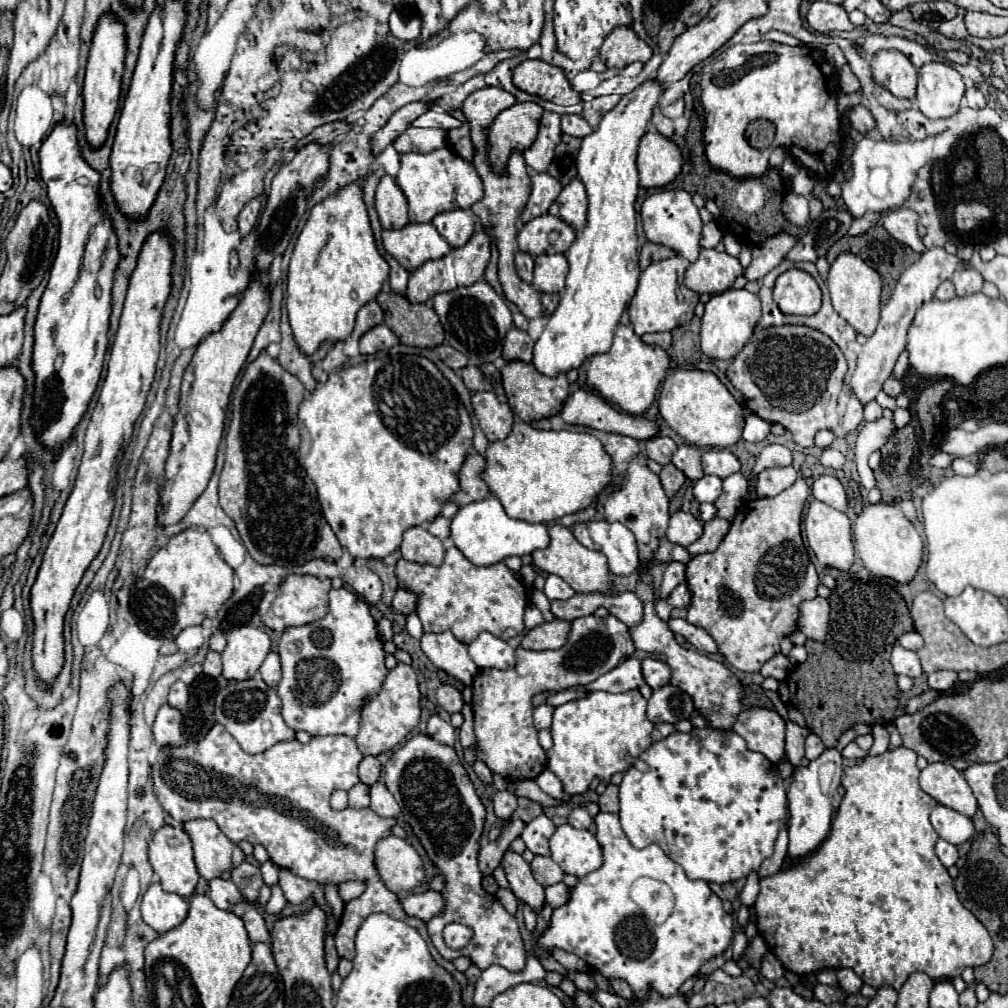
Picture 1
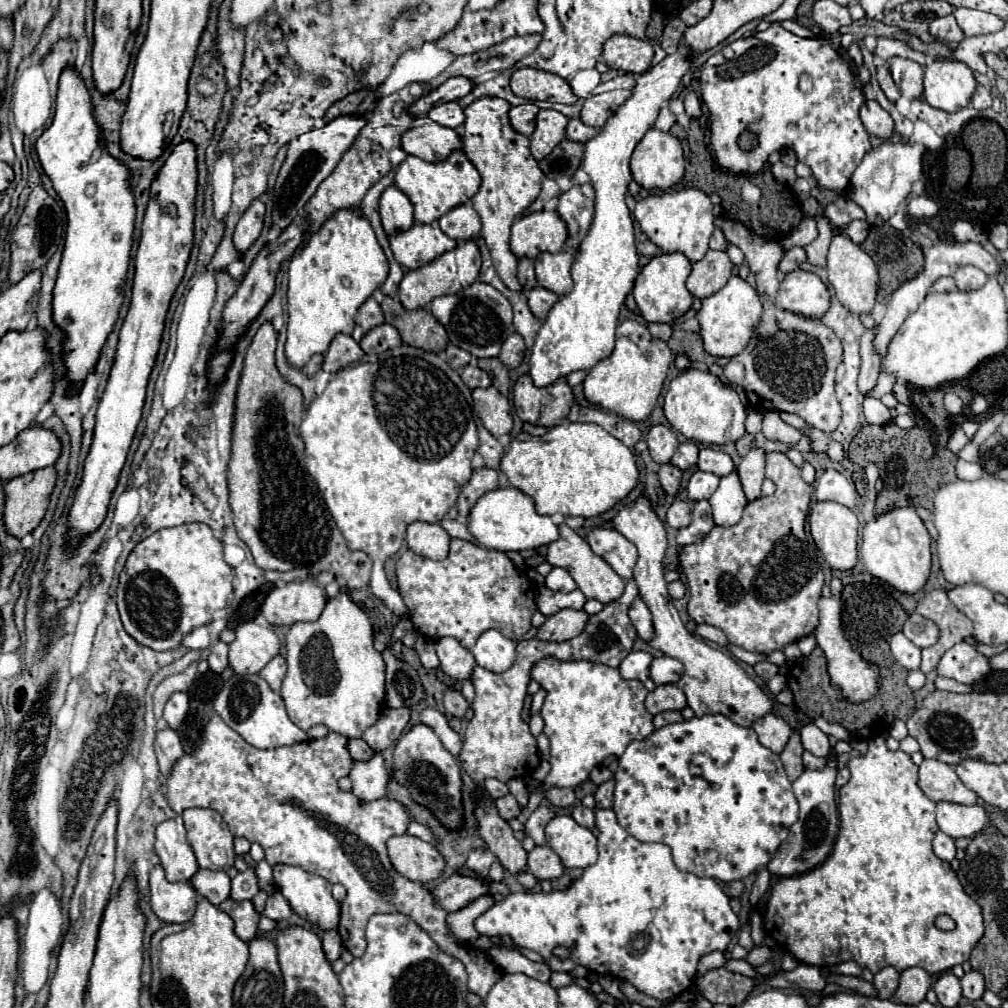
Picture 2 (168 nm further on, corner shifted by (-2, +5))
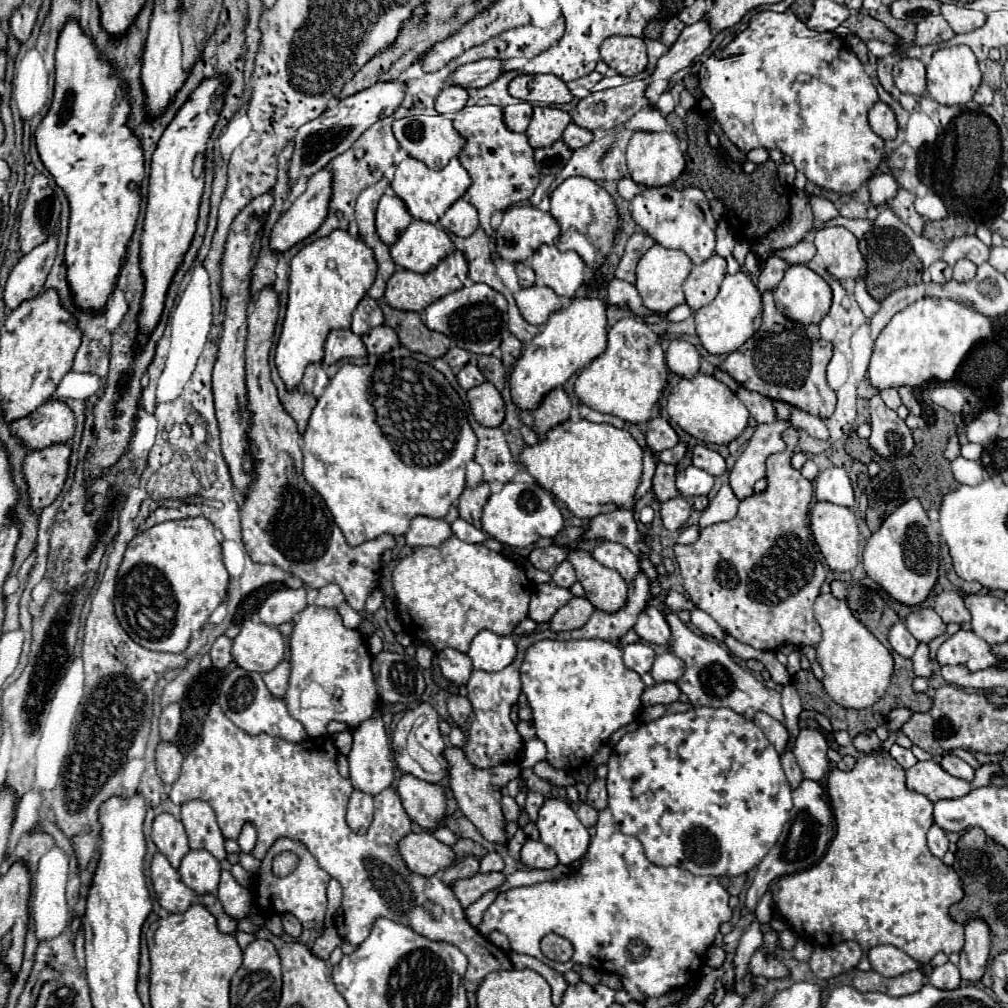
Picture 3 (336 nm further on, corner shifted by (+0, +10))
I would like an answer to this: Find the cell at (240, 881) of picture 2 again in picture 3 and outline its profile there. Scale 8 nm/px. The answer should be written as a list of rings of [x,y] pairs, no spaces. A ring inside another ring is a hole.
[[[227,870],[221,872],[221,882],[219,882],[219,888],[217,888],[217,898],[223,904],[225,914],[229,914],[233,920],[247,918],[249,912],[251,912],[249,890],[243,888],[241,884],[237,884],[235,878],[231,876],[231,872],[227,872]]]

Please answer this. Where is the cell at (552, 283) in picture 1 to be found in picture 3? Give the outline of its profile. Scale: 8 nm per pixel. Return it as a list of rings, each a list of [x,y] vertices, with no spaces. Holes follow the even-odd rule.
[[[553,244],[535,250],[531,268],[537,274],[535,284],[551,288],[561,298],[573,298],[585,280],[583,260],[575,252],[559,252]]]

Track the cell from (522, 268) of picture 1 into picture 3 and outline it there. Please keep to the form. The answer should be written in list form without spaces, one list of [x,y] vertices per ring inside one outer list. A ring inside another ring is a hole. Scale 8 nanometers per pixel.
[[[519,262],[519,264],[515,264],[515,266],[517,266],[517,276],[519,276],[519,282],[521,282],[521,288],[533,286],[533,282],[535,282],[535,272],[533,272],[533,268],[531,268],[529,264],[525,264],[525,262]]]

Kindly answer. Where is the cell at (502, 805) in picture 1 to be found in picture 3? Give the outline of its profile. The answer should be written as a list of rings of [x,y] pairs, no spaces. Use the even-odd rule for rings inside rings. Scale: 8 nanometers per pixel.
[[[503,796],[503,800],[501,800],[501,808],[503,808],[505,822],[517,822],[517,818],[519,818],[519,806],[517,806],[515,798],[511,798],[511,796]]]

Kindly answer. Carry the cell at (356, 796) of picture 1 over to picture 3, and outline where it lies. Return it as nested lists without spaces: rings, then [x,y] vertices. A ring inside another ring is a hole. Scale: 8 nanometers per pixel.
[[[379,710],[369,720],[361,722],[353,730],[353,748],[351,748],[347,758],[349,758],[349,772],[351,772],[353,788],[375,796],[393,784],[393,778],[395,778],[395,774],[393,774],[393,752],[389,748]]]

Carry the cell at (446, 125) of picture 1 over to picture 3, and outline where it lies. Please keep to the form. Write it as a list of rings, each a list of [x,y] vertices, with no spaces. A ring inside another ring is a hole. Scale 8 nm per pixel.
[[[451,84],[451,86],[445,86],[439,92],[437,102],[435,102],[435,108],[437,108],[439,114],[453,114],[453,112],[459,112],[461,108],[465,108],[467,100],[469,100],[467,88],[457,86],[457,84]]]

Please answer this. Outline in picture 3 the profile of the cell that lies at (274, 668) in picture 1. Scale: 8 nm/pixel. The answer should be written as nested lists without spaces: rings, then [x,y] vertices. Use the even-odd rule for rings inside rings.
[[[283,660],[275,670],[267,672],[263,676],[269,692],[275,698],[285,698],[285,692],[287,692],[287,686],[289,686],[289,672],[291,672],[291,666],[289,666],[289,662]]]

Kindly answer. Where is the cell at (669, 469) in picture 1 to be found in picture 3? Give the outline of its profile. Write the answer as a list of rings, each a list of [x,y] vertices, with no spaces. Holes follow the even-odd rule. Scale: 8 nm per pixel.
[[[657,464],[657,470],[655,470],[655,476],[653,476],[653,496],[655,500],[659,502],[667,502],[669,498],[675,498],[679,492],[677,492],[677,486],[675,486],[675,466],[669,466],[669,464]]]

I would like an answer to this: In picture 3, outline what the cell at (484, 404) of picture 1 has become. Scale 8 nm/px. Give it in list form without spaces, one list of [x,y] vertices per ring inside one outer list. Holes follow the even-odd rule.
[[[483,382],[475,388],[471,388],[467,392],[467,400],[469,400],[475,420],[481,426],[499,426],[503,422],[503,418],[505,418],[503,398],[501,398],[499,390],[493,388],[493,384]]]

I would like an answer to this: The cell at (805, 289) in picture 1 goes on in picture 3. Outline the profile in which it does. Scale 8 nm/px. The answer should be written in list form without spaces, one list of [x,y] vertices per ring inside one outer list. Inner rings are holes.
[[[805,264],[791,266],[773,292],[775,306],[793,322],[821,322],[831,306],[829,284]]]

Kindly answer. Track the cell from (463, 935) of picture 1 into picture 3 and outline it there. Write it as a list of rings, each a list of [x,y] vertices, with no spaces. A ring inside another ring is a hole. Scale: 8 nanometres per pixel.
[[[605,808],[605,810],[599,812],[597,834],[595,834],[595,838],[591,838],[589,852],[585,854],[583,866],[579,868],[577,874],[563,876],[563,878],[553,880],[553,882],[543,882],[543,884],[535,884],[535,886],[519,886],[519,888],[509,888],[509,890],[505,890],[505,892],[501,892],[501,894],[495,898],[495,902],[485,910],[483,922],[481,922],[481,926],[479,926],[479,932],[481,932],[483,936],[487,936],[491,930],[503,932],[503,934],[509,938],[509,952],[513,952],[513,954],[527,954],[527,956],[539,958],[541,962],[545,962],[547,966],[555,968],[557,972],[567,972],[567,970],[571,970],[573,964],[581,964],[581,966],[591,966],[591,968],[595,968],[595,970],[605,970],[605,972],[613,972],[613,974],[621,976],[623,989],[616,992],[615,999],[616,1002],[624,1005],[629,1001],[642,1001],[647,997],[659,998],[659,996],[663,996],[663,994],[667,994],[667,992],[671,992],[671,990],[675,990],[675,988],[679,988],[679,986],[685,986],[693,976],[699,978],[699,968],[701,968],[703,954],[705,954],[707,948],[713,944],[715,934],[719,932],[721,922],[731,920],[731,908],[727,906],[727,900],[729,900],[729,894],[727,894],[727,890],[719,884],[719,880],[717,880],[715,876],[693,876],[691,872],[685,872],[685,870],[677,868],[677,866],[667,866],[667,868],[663,868],[663,866],[657,866],[657,864],[649,862],[649,860],[645,858],[645,852],[643,852],[643,848],[641,848],[641,842],[639,842],[637,838],[633,838],[633,836],[625,836],[625,834],[617,828],[617,824],[613,822],[613,814],[609,812],[609,808]],[[549,932],[555,932],[555,934],[567,938],[567,940],[573,944],[573,950],[575,950],[575,952],[573,952],[573,958],[571,958],[569,962],[561,964],[561,962],[553,962],[553,960],[549,960],[549,958],[543,956],[543,952],[539,950],[539,942],[541,942],[541,938],[543,938],[545,934],[549,934]]]

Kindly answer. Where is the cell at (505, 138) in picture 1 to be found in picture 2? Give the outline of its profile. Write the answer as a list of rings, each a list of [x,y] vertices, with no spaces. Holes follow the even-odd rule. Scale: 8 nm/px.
[[[523,103],[523,105],[511,107],[509,119],[511,119],[513,129],[515,129],[517,133],[525,135],[525,137],[531,137],[531,133],[535,131],[537,113],[539,113],[539,107],[537,107],[535,103]]]

